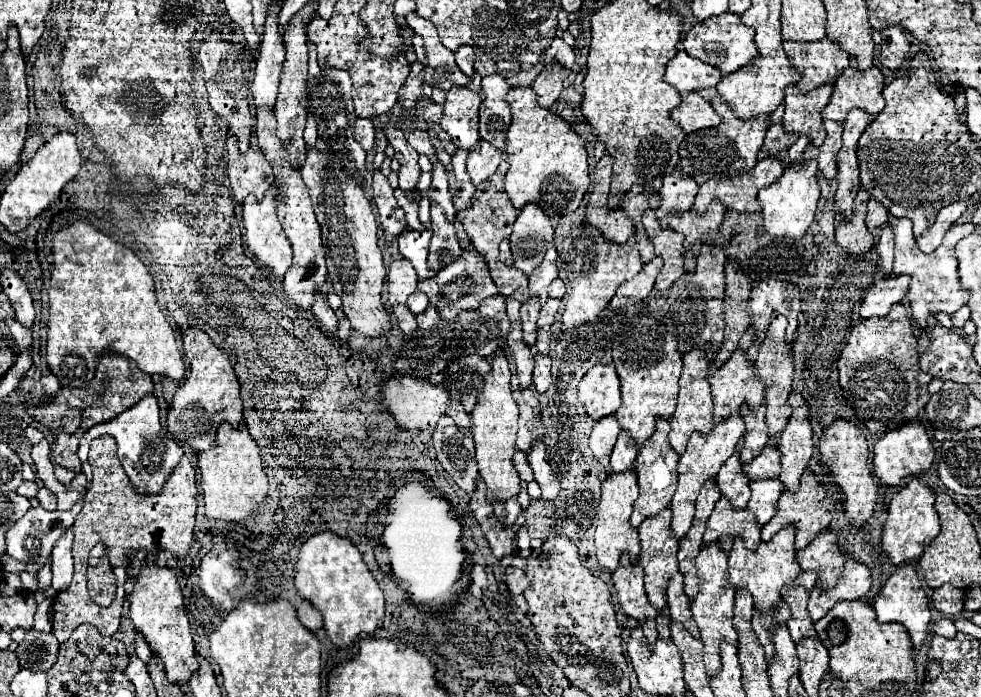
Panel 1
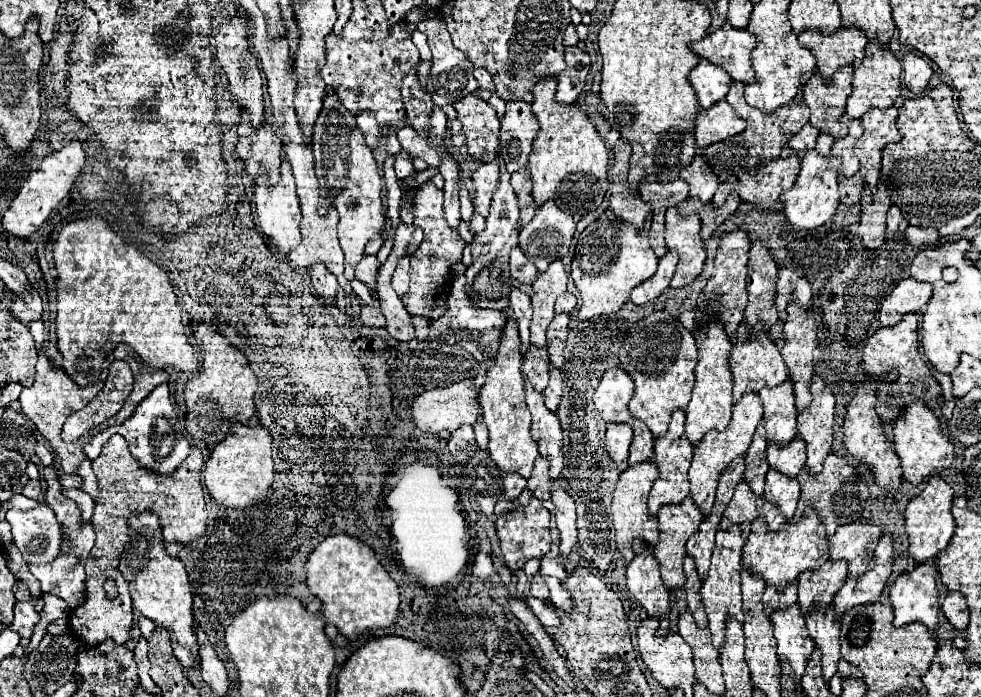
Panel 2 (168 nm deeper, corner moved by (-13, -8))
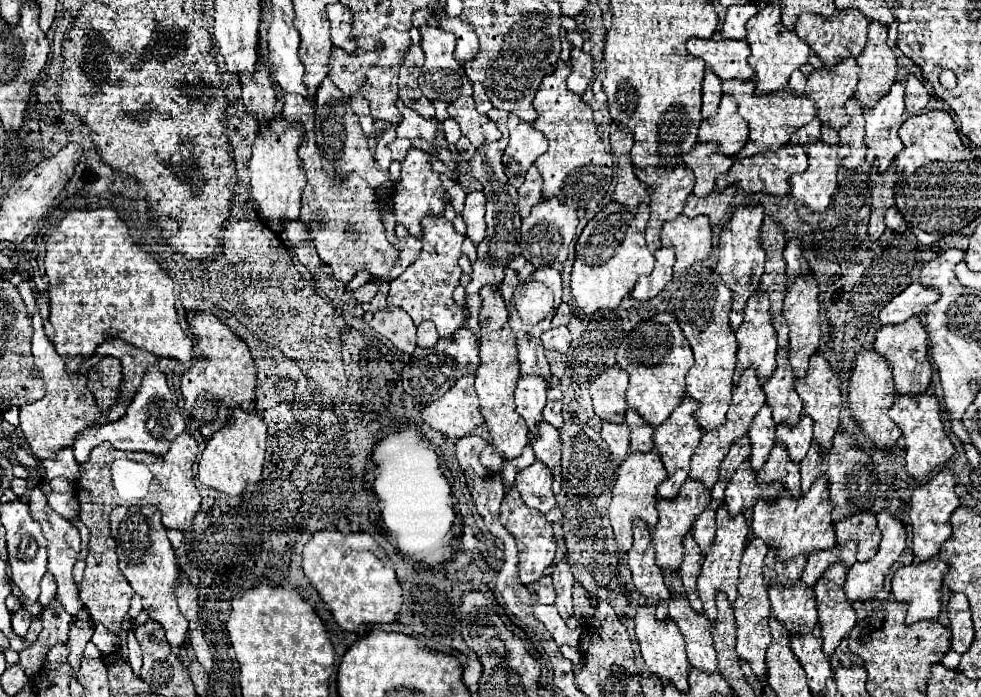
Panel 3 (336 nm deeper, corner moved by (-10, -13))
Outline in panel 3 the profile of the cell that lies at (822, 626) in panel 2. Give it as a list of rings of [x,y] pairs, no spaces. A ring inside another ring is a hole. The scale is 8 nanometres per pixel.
[[[836,563],[824,571],[814,587],[818,621],[822,625],[822,649],[826,655],[832,655],[846,633],[856,625],[856,611],[844,593],[846,573],[848,569],[842,563]]]

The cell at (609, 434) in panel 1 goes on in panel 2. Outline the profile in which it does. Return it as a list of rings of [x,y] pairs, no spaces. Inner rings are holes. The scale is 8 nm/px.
[[[609,424],[607,426],[607,452],[613,462],[623,462],[629,456],[629,444],[633,440],[633,432],[629,424]]]

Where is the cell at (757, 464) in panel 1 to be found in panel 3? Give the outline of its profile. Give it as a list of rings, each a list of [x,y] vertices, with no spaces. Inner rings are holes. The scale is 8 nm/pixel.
[[[802,413],[796,425],[790,427],[788,423],[782,423],[776,429],[776,441],[782,441],[786,445],[788,455],[794,463],[800,463],[806,457],[806,451],[810,449],[812,425],[812,419],[806,413]]]

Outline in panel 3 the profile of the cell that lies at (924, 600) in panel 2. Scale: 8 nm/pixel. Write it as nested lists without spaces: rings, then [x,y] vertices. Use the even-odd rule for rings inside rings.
[[[932,557],[928,561],[900,567],[892,579],[892,593],[896,601],[908,601],[906,623],[922,619],[938,619],[942,609],[942,579],[948,563]]]

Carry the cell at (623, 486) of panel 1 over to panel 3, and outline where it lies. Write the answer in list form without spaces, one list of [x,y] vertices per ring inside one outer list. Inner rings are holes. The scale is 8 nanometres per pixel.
[[[656,449],[648,453],[630,453],[622,463],[620,469],[616,471],[616,481],[612,487],[612,497],[610,497],[610,525],[614,531],[614,539],[620,549],[628,551],[632,547],[632,521],[638,517],[646,521],[646,525],[652,529],[658,523],[658,513],[656,513],[656,487],[668,477],[666,467],[662,465],[662,459]]]

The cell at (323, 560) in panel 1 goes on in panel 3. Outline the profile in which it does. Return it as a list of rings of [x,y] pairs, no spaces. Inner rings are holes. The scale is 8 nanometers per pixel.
[[[336,529],[314,533],[304,547],[302,567],[342,629],[356,631],[364,623],[382,625],[396,619],[402,605],[396,569],[368,533],[340,533]]]

